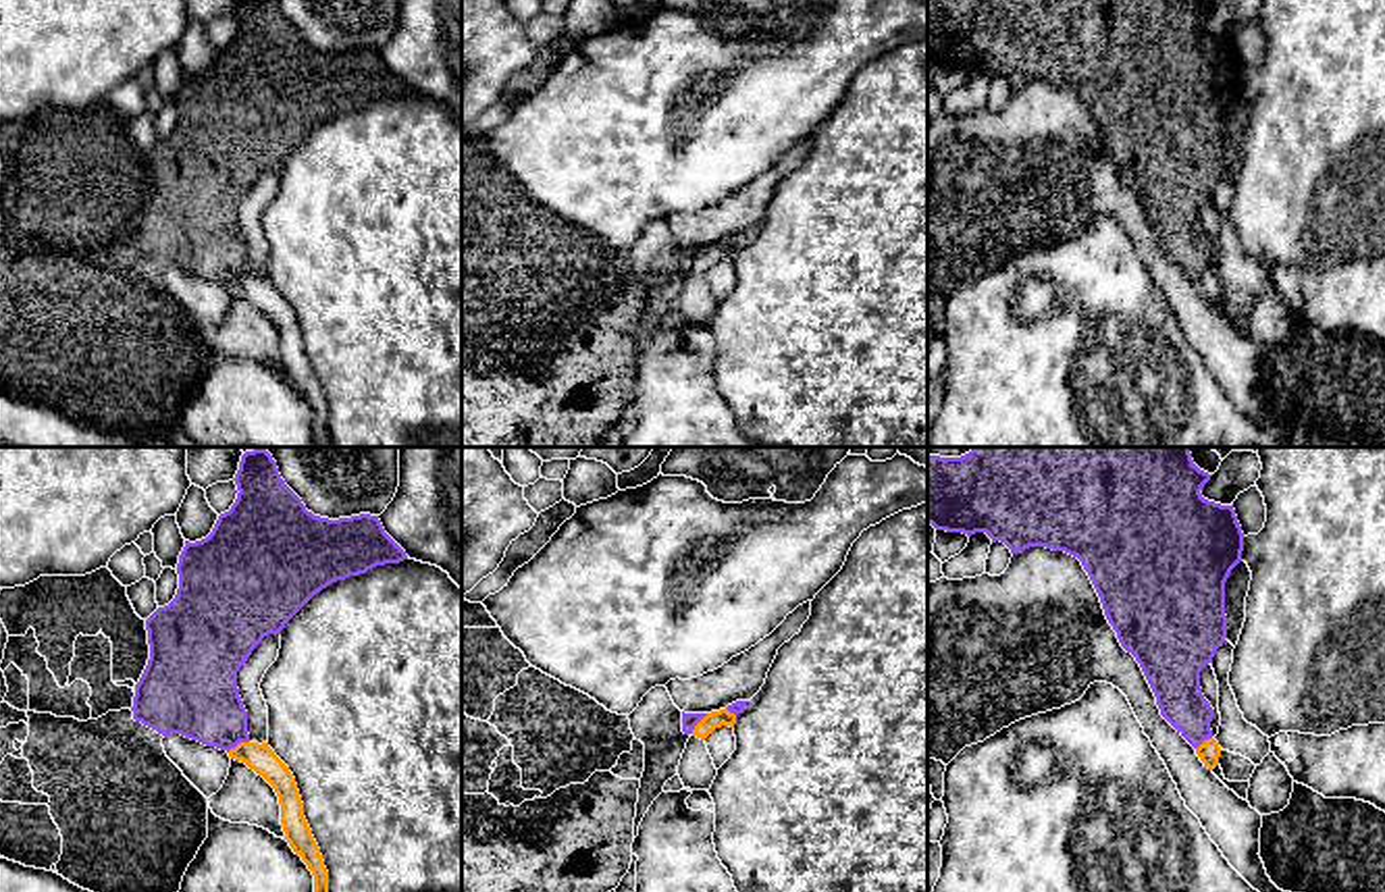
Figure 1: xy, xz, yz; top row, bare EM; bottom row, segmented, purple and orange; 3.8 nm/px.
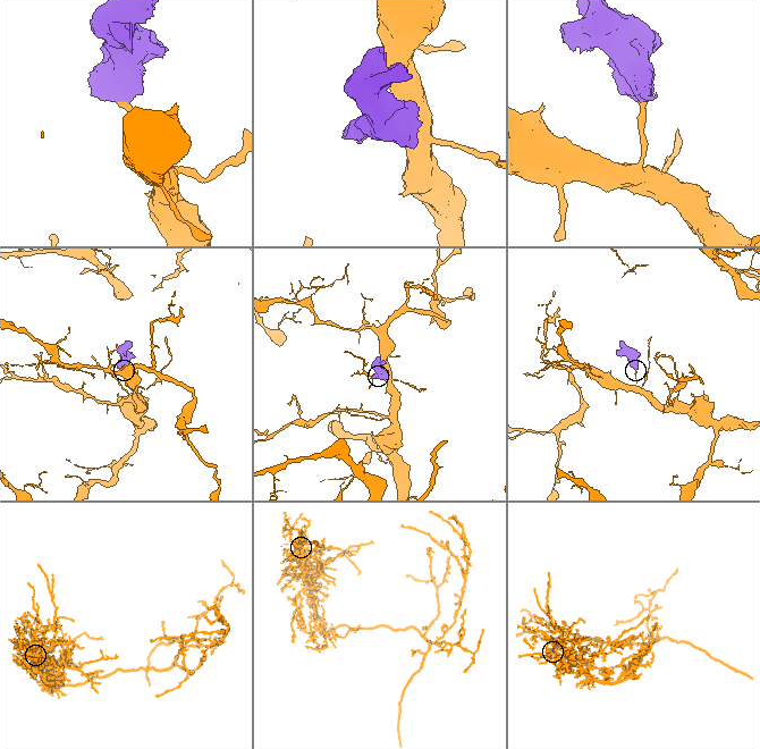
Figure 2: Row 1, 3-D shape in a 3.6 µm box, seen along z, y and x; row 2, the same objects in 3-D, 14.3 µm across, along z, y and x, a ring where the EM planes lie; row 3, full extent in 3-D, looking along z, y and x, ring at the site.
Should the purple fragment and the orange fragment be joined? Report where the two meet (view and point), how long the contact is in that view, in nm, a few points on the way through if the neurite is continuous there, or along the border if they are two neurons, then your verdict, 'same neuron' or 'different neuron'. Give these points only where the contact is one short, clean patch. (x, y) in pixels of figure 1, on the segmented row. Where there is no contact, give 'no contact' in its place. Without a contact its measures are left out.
meets purple in xy at (238, 743); contact 100 nm long; border along xy (248, 741), (227, 751); different neuron

